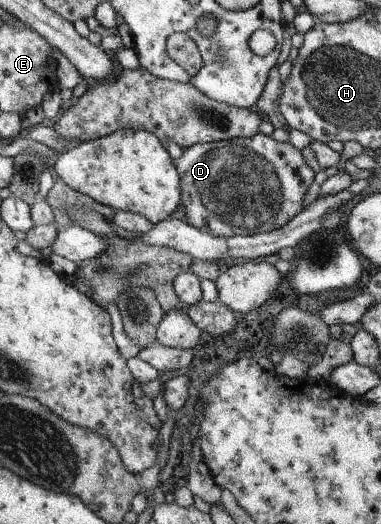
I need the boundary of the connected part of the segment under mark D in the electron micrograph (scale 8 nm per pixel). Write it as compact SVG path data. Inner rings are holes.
M261 132L249 138L198 143L183 149L182 152L174 161L174 166L179 176L180 205L184 208L185 224L201 232L208 232L215 238L251 236L281 228L303 210L304 195L314 178L314 173L305 164L297 148L289 143L277 142Z

